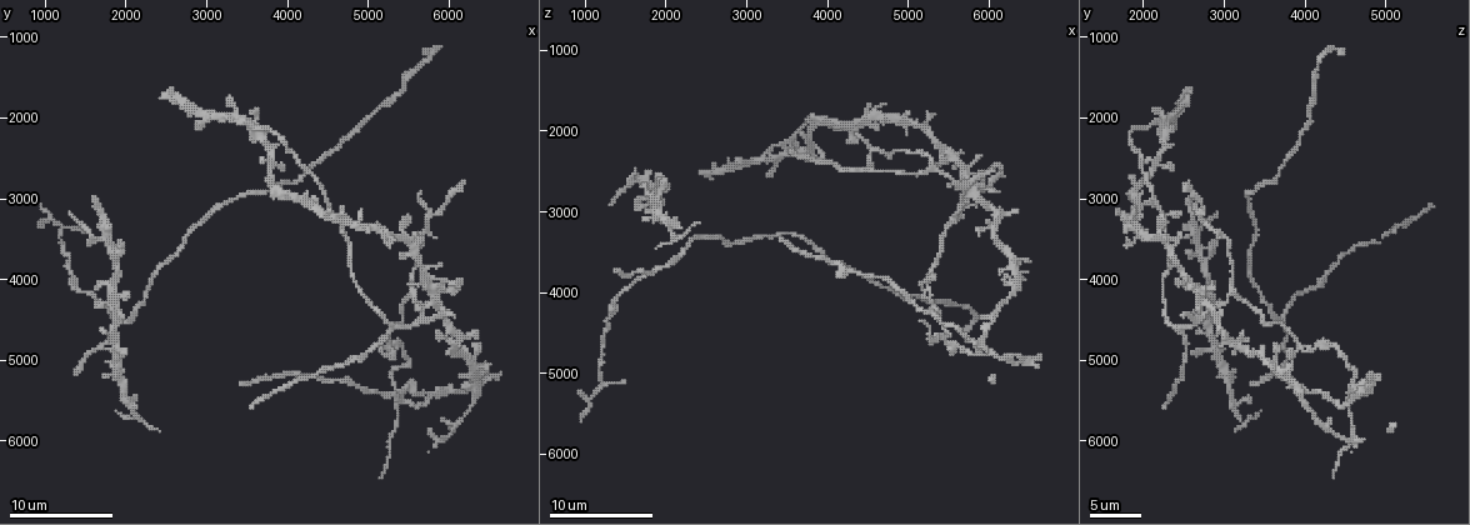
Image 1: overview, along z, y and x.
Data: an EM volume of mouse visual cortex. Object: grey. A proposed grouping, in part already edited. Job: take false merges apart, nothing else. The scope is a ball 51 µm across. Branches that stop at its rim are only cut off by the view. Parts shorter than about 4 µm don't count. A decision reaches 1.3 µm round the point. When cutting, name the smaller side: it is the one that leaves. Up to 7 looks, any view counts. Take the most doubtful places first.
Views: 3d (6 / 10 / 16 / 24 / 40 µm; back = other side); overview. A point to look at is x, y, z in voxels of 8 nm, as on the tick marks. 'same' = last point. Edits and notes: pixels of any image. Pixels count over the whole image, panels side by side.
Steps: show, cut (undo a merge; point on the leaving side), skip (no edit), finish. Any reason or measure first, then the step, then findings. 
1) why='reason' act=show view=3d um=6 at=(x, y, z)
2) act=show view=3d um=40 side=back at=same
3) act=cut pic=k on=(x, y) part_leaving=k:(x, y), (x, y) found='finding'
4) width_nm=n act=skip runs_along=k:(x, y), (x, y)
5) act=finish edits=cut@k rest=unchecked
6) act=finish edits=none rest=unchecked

why='four or more arms meet' act=show view=3d um=6 at=(3800, 2600, 2200)

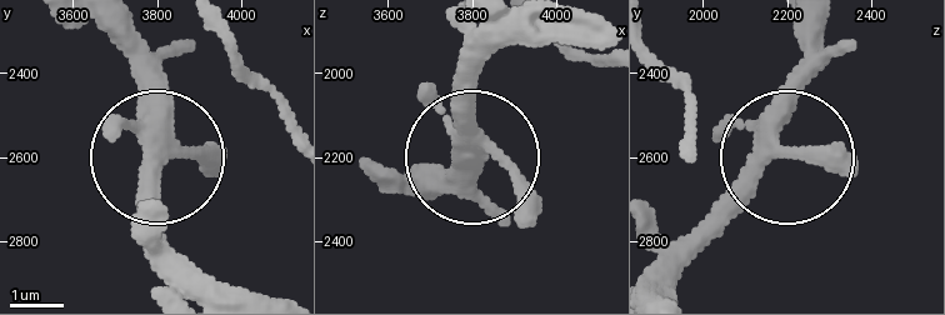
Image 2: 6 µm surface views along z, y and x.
side_arm_um=15 arms=4 act=skip found='continuous, no second neuron'

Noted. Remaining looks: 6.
why='three-way junction' act=show view=3d um=10 at=(5550, 4150, 3050)

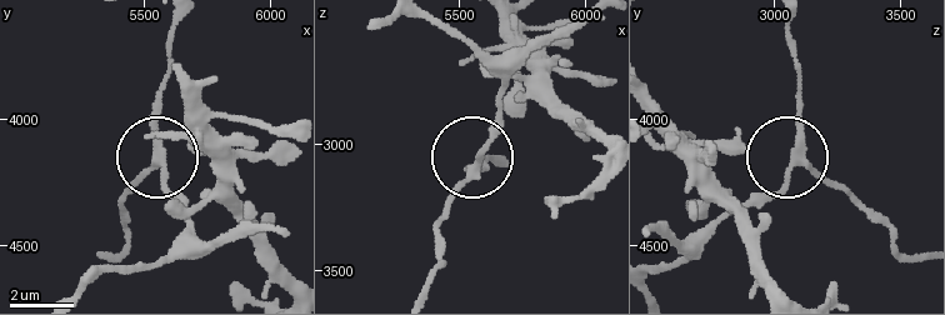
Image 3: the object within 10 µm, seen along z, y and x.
why='other side' act=show view=3d um=10 side=back at=(5560, 4160, 3090)

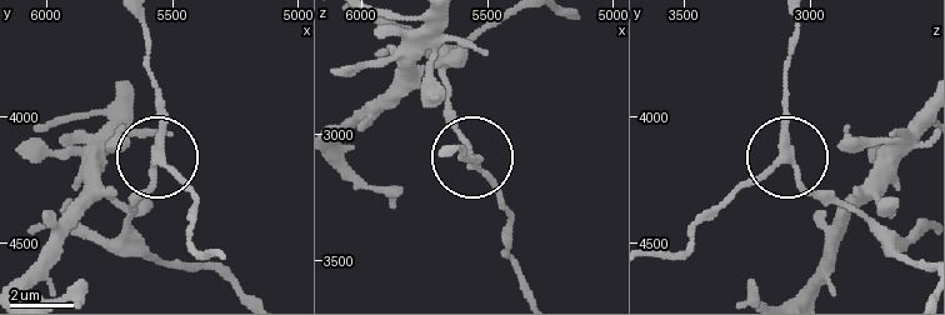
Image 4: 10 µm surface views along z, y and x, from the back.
arms=3 act=cut pic=4 on=(180, 178) part_leaving=4:(780, 150), (686, 245), (654, 253) found='a second neuron is stuck on'

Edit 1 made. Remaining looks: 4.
why='branch point' act=show view=3d um=10 at=(1900, 4500, 3700)

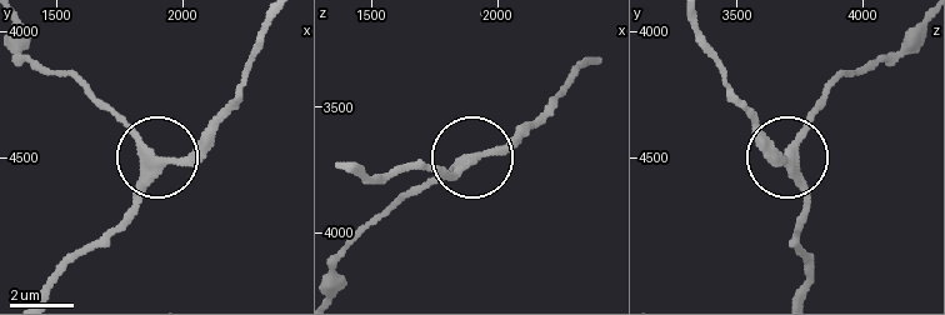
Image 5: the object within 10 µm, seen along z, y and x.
act=skip runs_along=5:(593, 64), (506, 144), (444, 176) found='all the same neuron'

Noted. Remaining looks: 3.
act=finish edits=cut@4 rest=unchecked

